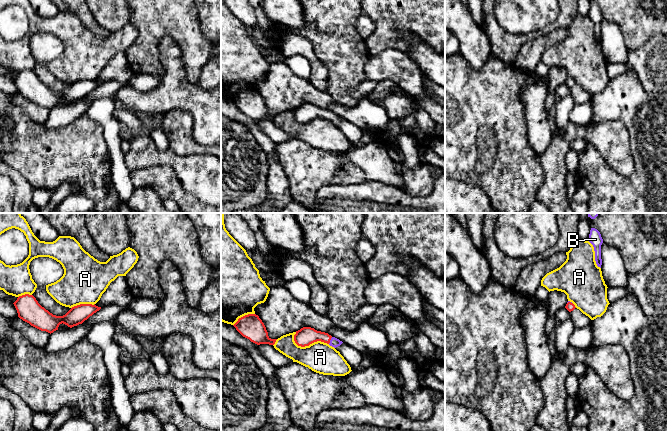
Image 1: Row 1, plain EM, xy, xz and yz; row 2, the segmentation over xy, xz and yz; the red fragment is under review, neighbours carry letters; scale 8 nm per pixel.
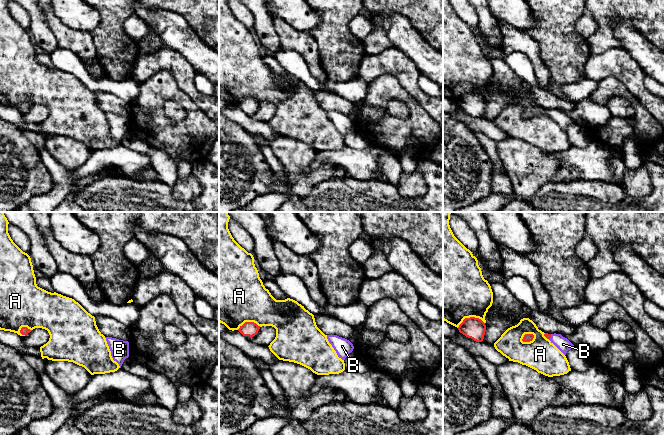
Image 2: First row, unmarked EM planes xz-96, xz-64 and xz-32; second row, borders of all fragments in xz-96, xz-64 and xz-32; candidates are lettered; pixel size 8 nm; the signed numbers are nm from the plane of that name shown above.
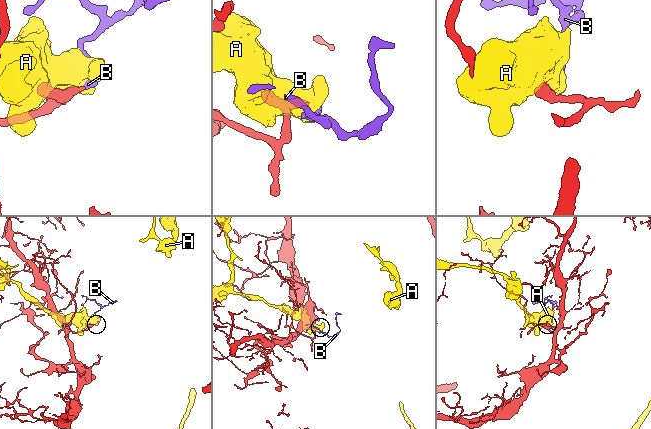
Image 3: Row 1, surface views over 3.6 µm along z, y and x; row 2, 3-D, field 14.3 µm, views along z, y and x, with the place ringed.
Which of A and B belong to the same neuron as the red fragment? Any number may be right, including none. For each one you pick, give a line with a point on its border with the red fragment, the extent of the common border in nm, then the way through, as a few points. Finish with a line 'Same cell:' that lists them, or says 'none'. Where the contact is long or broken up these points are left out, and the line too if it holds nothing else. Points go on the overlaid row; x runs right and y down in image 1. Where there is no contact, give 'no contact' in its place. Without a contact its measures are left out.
B: xz (330, 339) | 70 nm | across xz (305, 336), (322, 336), (330, 339), (334, 342)
Same cell: B

